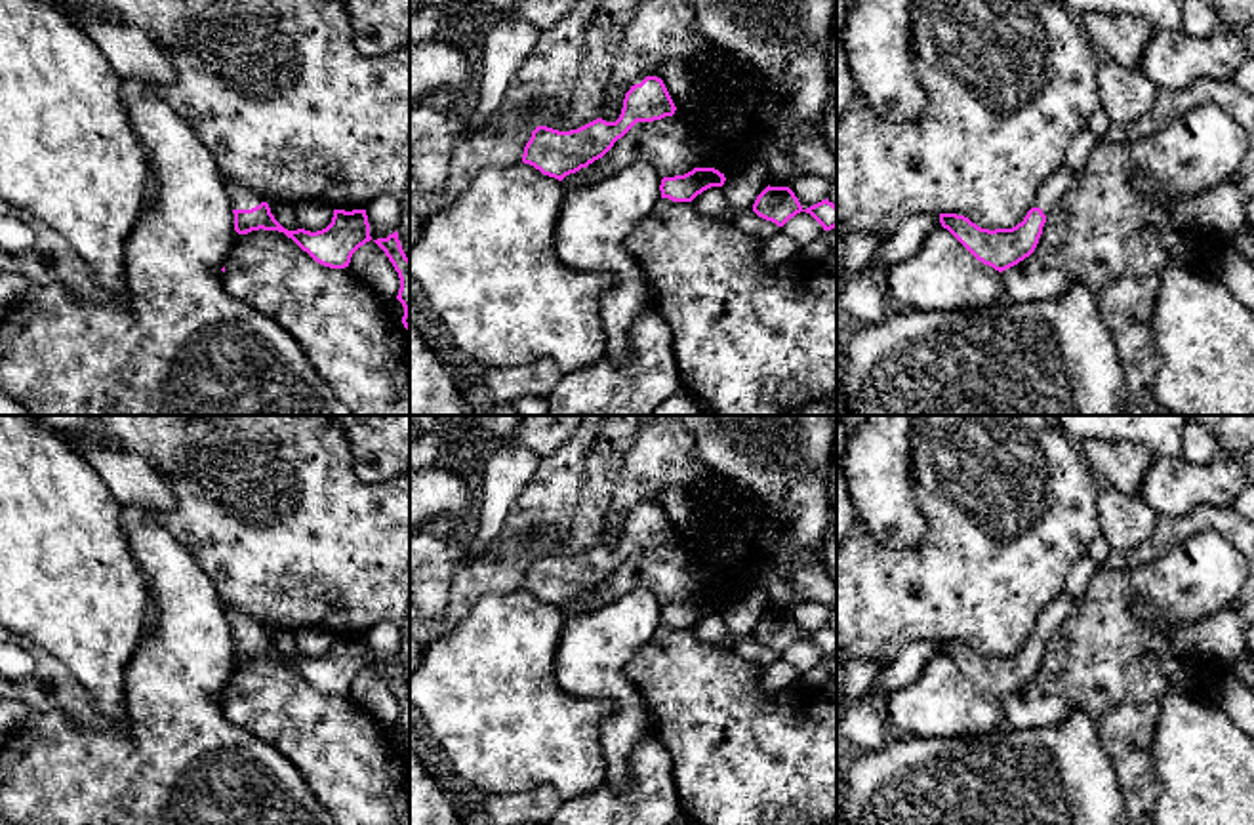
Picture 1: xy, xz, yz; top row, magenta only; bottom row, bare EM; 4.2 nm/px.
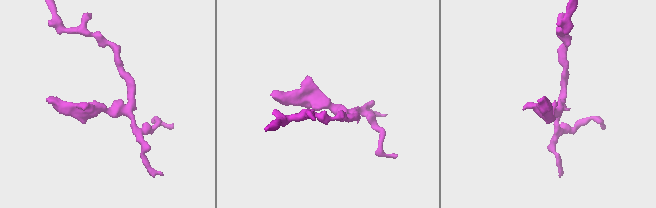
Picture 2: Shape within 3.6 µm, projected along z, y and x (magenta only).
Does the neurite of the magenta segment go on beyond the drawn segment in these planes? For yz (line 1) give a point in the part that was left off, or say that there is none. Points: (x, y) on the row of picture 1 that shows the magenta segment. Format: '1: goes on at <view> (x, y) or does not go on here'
1: goes on at yz (1054, 187)

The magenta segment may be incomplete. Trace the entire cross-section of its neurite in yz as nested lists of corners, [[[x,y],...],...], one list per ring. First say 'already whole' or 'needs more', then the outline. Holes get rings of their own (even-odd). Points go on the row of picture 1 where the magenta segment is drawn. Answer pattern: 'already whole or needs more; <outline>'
needs more; [[[1063,164],[1039,189],[1031,210],[1012,229],[981,229],[964,215],[940,213],[947,229],[978,261],[1002,272],[1029,257],[1042,234],[1046,215],[1062,200],[1073,181],[1071,170]]]

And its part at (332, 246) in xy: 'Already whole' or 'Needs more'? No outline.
Needs more

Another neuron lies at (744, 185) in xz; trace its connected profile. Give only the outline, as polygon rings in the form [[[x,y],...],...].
[[[758,160],[734,170],[724,181],[722,194],[726,213],[718,217],[722,223],[732,223],[738,213],[751,211],[757,196],[768,187],[766,166]]]

